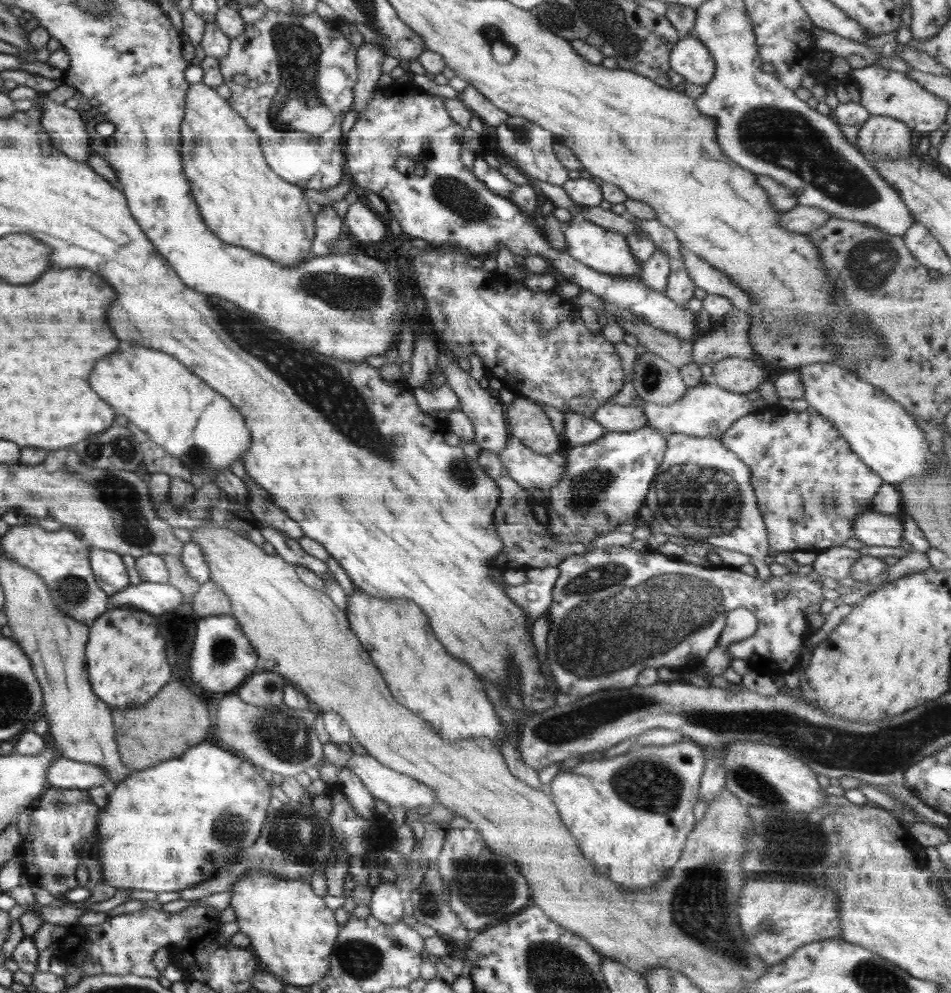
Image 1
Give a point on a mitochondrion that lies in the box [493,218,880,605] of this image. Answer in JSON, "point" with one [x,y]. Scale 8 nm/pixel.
{"point":[694,500]}

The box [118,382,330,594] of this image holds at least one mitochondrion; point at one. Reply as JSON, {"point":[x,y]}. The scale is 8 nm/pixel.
{"point":[197,457]}

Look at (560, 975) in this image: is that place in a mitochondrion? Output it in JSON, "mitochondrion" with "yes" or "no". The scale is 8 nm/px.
{"mitochondrion":"yes"}

